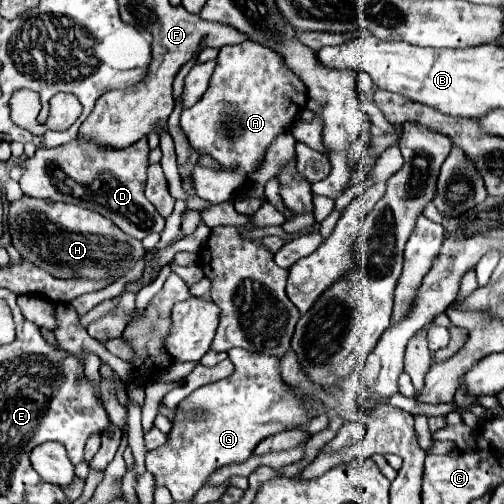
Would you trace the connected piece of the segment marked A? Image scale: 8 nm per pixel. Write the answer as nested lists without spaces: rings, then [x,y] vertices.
[[[256,42],[220,48],[210,86],[202,100],[182,112],[182,128],[198,154],[208,154],[224,170],[194,166],[196,194],[212,204],[234,200],[248,174],[256,172],[276,136],[288,132],[308,104],[304,82],[286,66],[284,56]]]

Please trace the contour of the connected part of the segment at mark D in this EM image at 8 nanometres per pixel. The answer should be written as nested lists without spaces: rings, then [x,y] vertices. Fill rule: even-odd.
[[[140,138],[128,148],[102,148],[92,140],[72,140],[55,148],[46,146],[38,148],[32,158],[24,158],[22,164],[28,168],[24,178],[20,180],[26,188],[28,196],[68,202],[76,206],[84,206],[108,216],[114,224],[120,226],[132,238],[142,240],[150,232],[162,232],[166,218],[158,214],[154,204],[144,196],[146,184],[146,168],[148,168],[148,138]],[[40,180],[40,190],[34,188]]]

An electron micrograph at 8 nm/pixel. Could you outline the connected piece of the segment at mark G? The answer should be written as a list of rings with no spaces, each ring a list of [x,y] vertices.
[[[242,348],[228,350],[228,356],[236,356],[236,368],[232,376],[206,384],[194,390],[186,400],[182,400],[176,408],[176,420],[174,420],[170,442],[146,454],[146,470],[156,476],[158,486],[166,486],[170,490],[174,500],[190,500],[196,494],[196,490],[204,486],[206,478],[216,468],[232,462],[244,462],[252,454],[252,448],[262,438],[282,430],[298,428],[310,420],[308,410],[304,408],[300,396],[296,396],[280,376],[278,358],[260,356],[258,352],[246,352]]]

